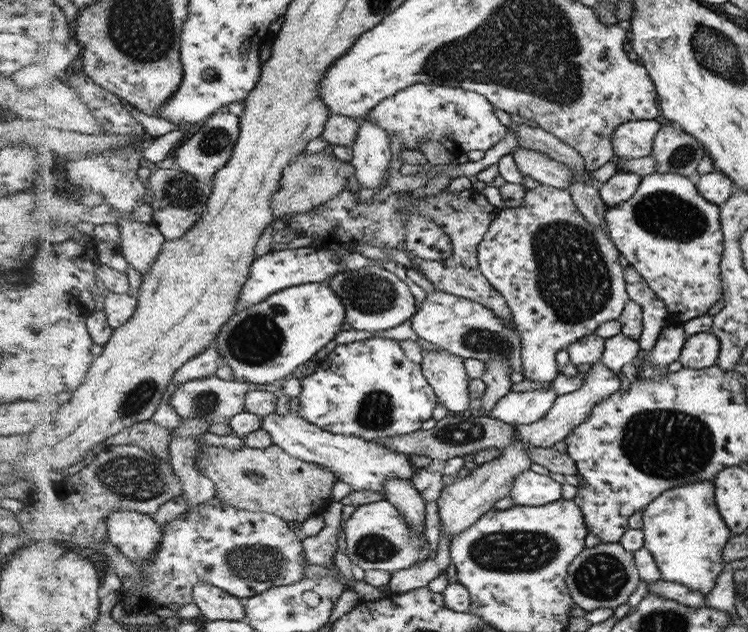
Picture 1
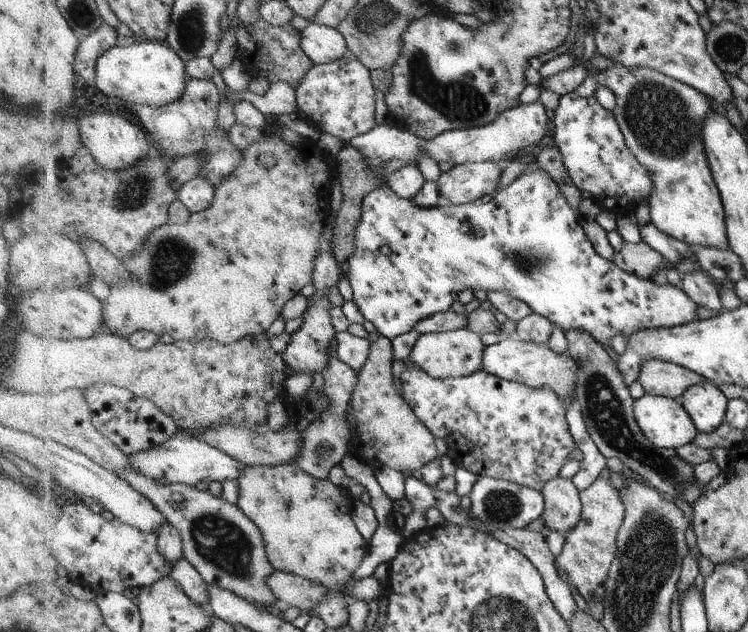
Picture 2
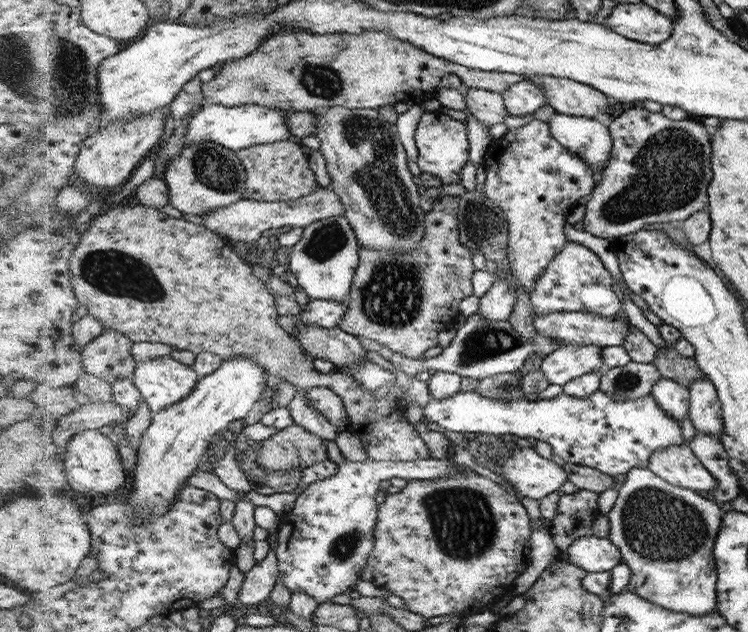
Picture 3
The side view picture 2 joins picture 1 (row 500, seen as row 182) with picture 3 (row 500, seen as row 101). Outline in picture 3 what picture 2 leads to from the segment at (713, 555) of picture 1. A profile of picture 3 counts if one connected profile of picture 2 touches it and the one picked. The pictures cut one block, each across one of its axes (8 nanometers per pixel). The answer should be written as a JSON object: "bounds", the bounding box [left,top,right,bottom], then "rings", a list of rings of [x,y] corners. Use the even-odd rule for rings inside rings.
{"bounds":[607,467,723,616],"rings":[[[634,467],[619,489],[618,497],[607,514],[610,523],[608,540],[620,552],[621,563],[630,568],[626,591],[638,594],[652,604],[690,616],[704,616],[716,609],[717,570],[714,563],[714,544],[723,510],[700,494],[669,484],[649,468]]]}

